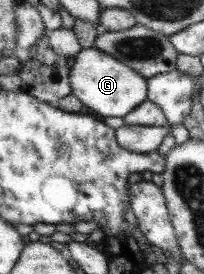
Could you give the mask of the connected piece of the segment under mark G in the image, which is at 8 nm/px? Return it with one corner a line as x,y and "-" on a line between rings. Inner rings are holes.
95,47
81,49
73,57
73,65
68,68
71,92
94,116
104,118
123,118
133,108
146,100
146,80
126,64
97,50

